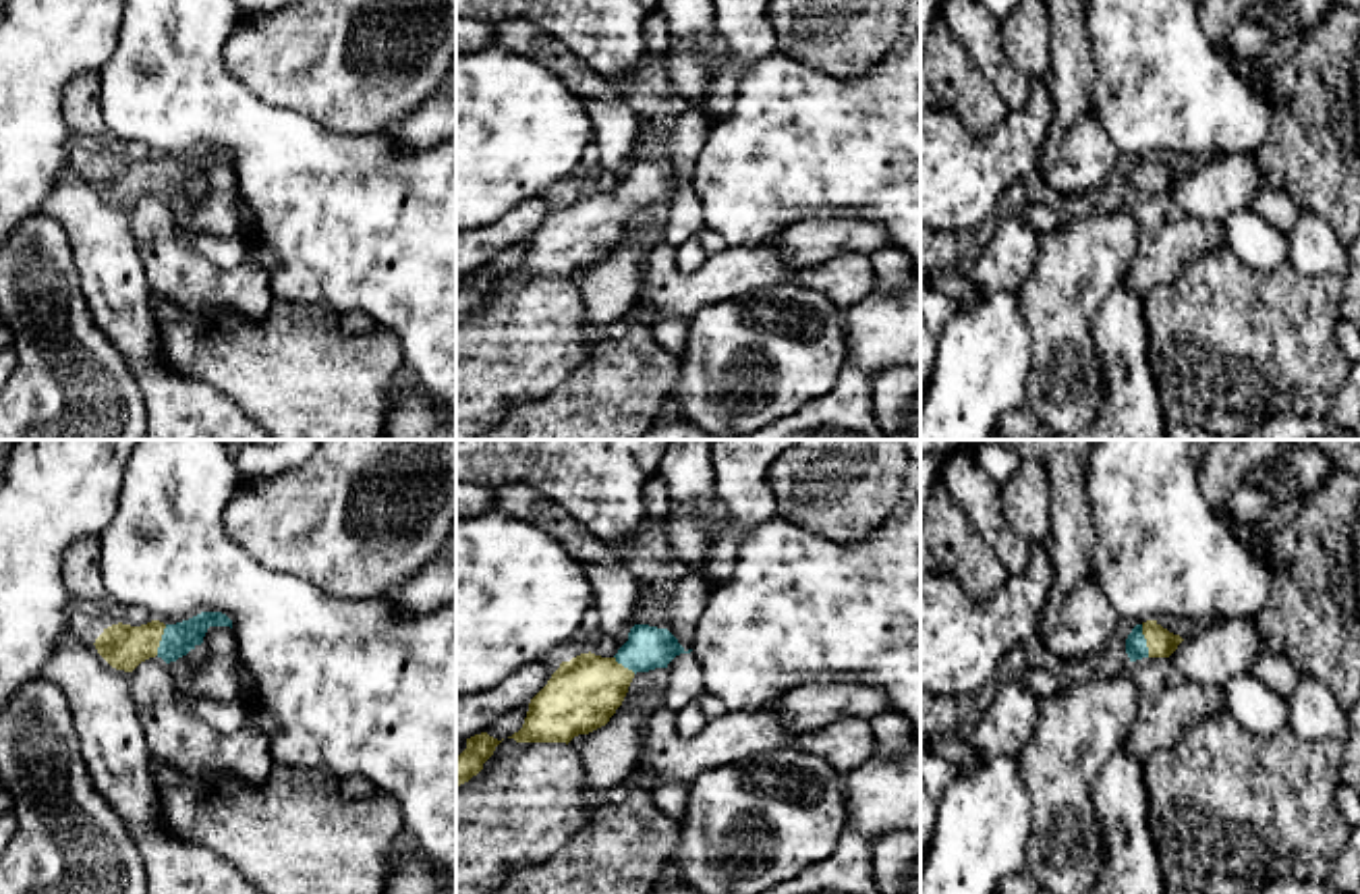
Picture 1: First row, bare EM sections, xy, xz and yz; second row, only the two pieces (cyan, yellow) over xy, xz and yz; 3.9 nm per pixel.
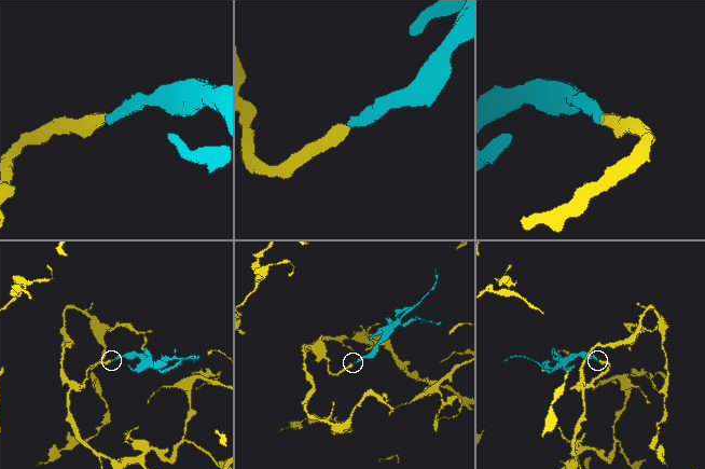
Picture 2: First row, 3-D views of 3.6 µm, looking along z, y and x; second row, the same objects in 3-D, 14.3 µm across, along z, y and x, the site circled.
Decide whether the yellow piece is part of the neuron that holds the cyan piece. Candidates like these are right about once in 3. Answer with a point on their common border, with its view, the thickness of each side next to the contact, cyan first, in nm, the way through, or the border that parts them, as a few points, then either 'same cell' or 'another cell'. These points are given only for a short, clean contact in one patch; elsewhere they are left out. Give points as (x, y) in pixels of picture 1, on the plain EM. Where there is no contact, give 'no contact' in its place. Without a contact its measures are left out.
yz (1145, 177) | 80/110 nm | across yz (1137, 183), (1145, 177), (1162, 179) | same cell

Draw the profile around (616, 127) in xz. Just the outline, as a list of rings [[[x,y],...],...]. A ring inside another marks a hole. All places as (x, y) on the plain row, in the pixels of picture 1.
[[[585,100],[585,110],[593,124],[593,141],[601,149],[601,166],[616,172],[632,164],[649,120],[636,114],[626,100],[616,104]]]

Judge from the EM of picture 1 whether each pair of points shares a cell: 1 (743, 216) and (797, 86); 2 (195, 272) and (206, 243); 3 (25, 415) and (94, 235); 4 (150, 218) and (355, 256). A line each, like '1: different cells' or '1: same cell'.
1: same cell
2: different cells
3: different cells
4: different cells

